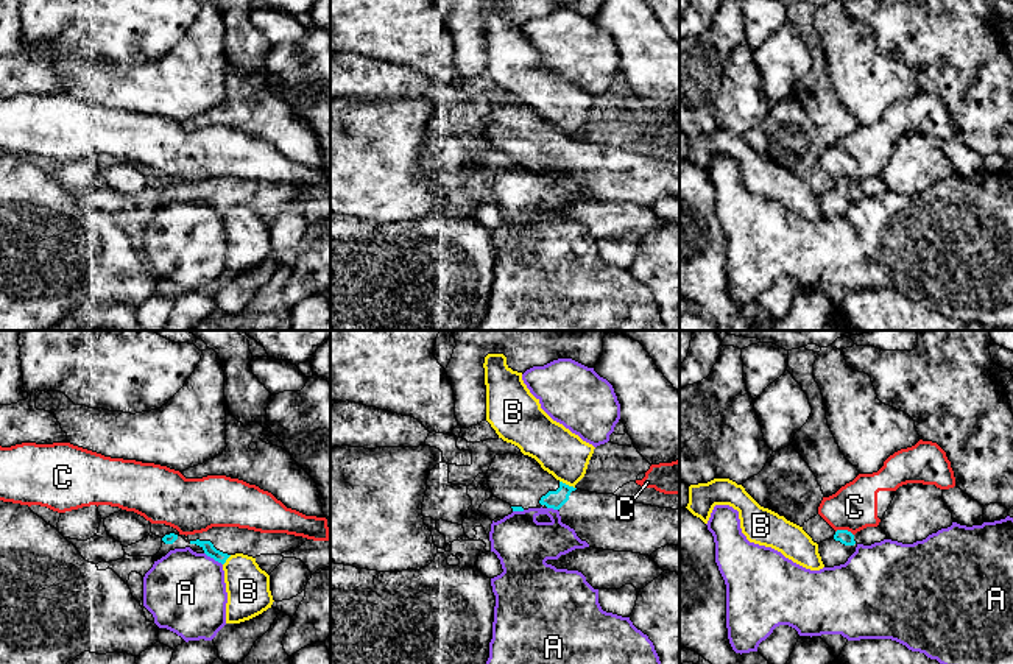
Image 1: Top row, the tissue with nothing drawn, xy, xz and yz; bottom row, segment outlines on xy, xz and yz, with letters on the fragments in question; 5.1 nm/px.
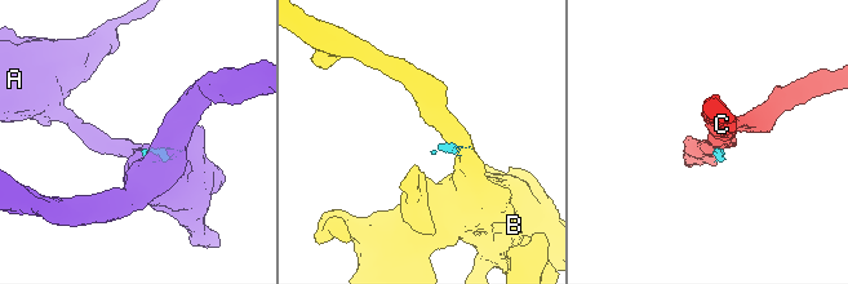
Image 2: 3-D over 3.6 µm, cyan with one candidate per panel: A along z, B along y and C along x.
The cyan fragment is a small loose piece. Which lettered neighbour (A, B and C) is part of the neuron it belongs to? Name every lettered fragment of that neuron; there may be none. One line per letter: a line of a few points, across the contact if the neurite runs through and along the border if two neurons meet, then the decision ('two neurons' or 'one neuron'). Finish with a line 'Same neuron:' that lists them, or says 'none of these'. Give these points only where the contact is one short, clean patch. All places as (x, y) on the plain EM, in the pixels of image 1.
A: line xy (204, 203), (222, 215); two neurons
B: line xz (560, 131), (574, 139); two neurons
C: line yz (836, 181), (848, 181), (853, 186); two neurons
Same neuron: none of these

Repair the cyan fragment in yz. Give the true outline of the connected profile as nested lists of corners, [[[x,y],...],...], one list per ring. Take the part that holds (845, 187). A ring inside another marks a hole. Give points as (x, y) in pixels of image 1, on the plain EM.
[[[867,178],[856,185],[848,181],[837,181],[831,190],[818,195],[818,204],[824,218],[834,218],[845,215],[859,195],[871,196],[884,190],[887,185],[881,178]]]

